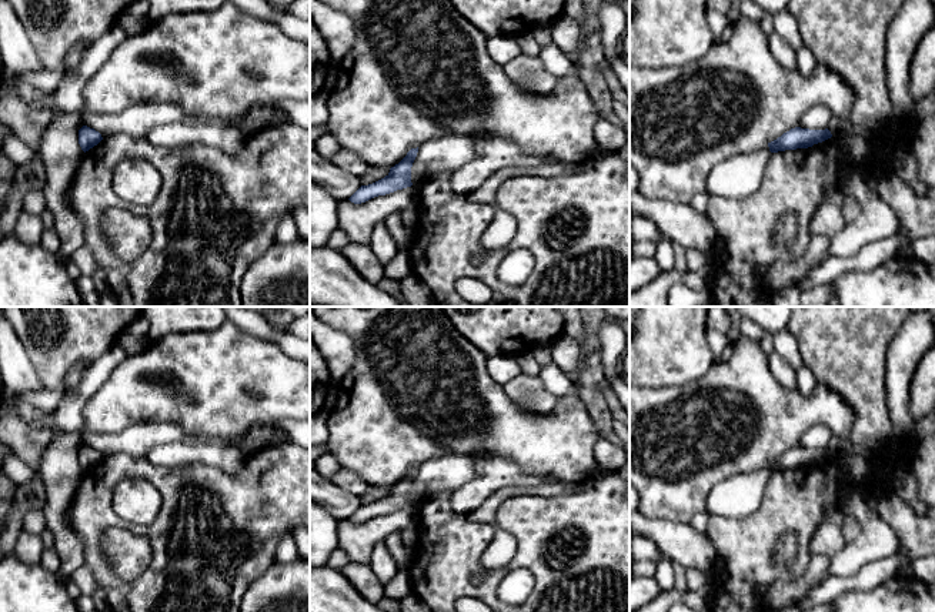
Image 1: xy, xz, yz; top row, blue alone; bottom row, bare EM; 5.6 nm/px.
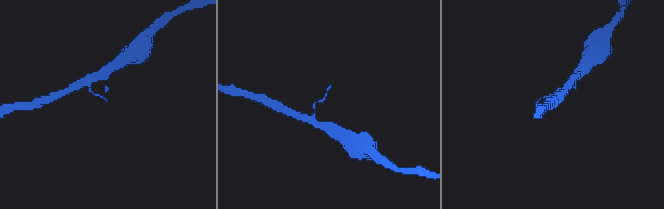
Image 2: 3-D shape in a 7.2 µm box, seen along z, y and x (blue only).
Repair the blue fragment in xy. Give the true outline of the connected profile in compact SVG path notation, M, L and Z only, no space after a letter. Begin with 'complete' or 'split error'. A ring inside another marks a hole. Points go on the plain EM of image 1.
complete; M83 445L79 449L79 464L84 472L97 465L101 459L101 454L94 448Z

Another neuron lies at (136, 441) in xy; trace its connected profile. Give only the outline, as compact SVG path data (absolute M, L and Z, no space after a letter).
M148 422L114 434L84 432L83 442L98 451L103 458L118 452L131 457L146 457L151 447L177 442L183 437L184 432L177 424Z

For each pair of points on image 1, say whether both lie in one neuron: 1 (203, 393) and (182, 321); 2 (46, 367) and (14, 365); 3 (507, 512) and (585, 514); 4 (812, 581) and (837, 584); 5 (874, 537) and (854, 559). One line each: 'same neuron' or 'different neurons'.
1: different neurons
2: different neurons
3: same neuron
4: different neurons
5: same neuron

